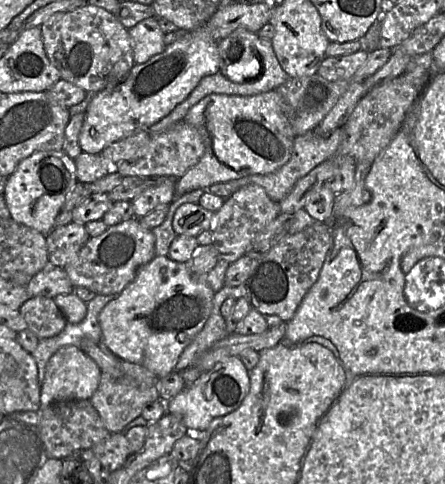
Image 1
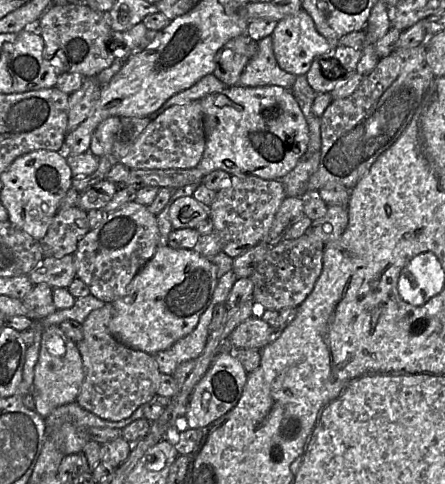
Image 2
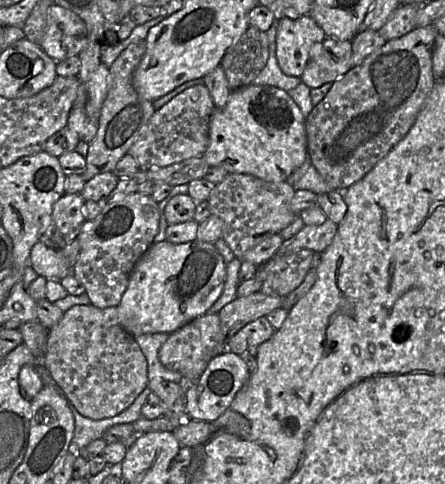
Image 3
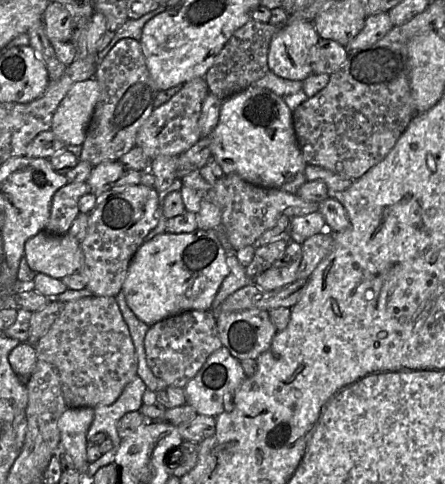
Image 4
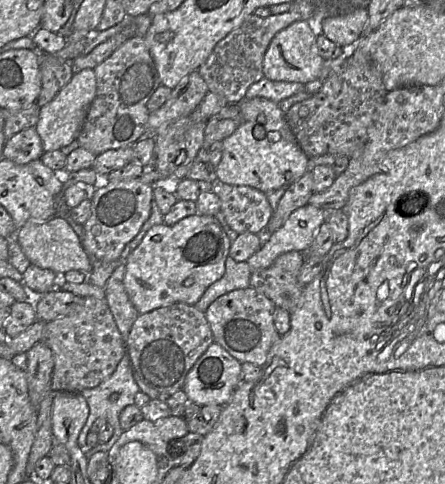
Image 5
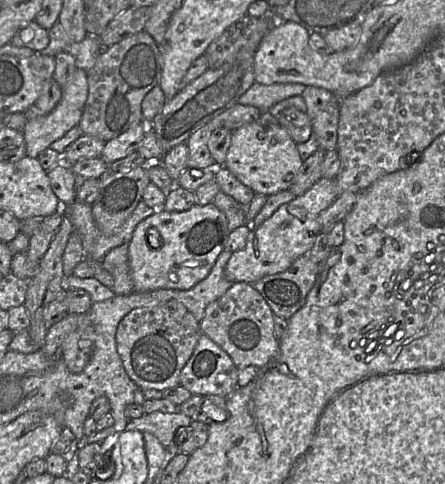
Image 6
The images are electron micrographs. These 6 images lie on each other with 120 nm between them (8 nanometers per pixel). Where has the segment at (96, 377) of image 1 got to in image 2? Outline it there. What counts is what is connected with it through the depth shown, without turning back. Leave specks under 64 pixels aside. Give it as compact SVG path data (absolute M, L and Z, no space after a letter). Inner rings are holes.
M43 326L39 358L32 385L35 410L41 417L46 418L59 406L75 402L84 378L83 361L76 343L68 338L59 326Z

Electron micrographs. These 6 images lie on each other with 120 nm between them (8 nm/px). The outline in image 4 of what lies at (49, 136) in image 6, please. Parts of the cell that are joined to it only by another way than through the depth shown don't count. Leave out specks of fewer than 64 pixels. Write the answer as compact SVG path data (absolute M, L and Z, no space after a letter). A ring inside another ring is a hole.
M94 77L75 83L59 103L50 131L65 145L82 145L98 97L99 85Z

